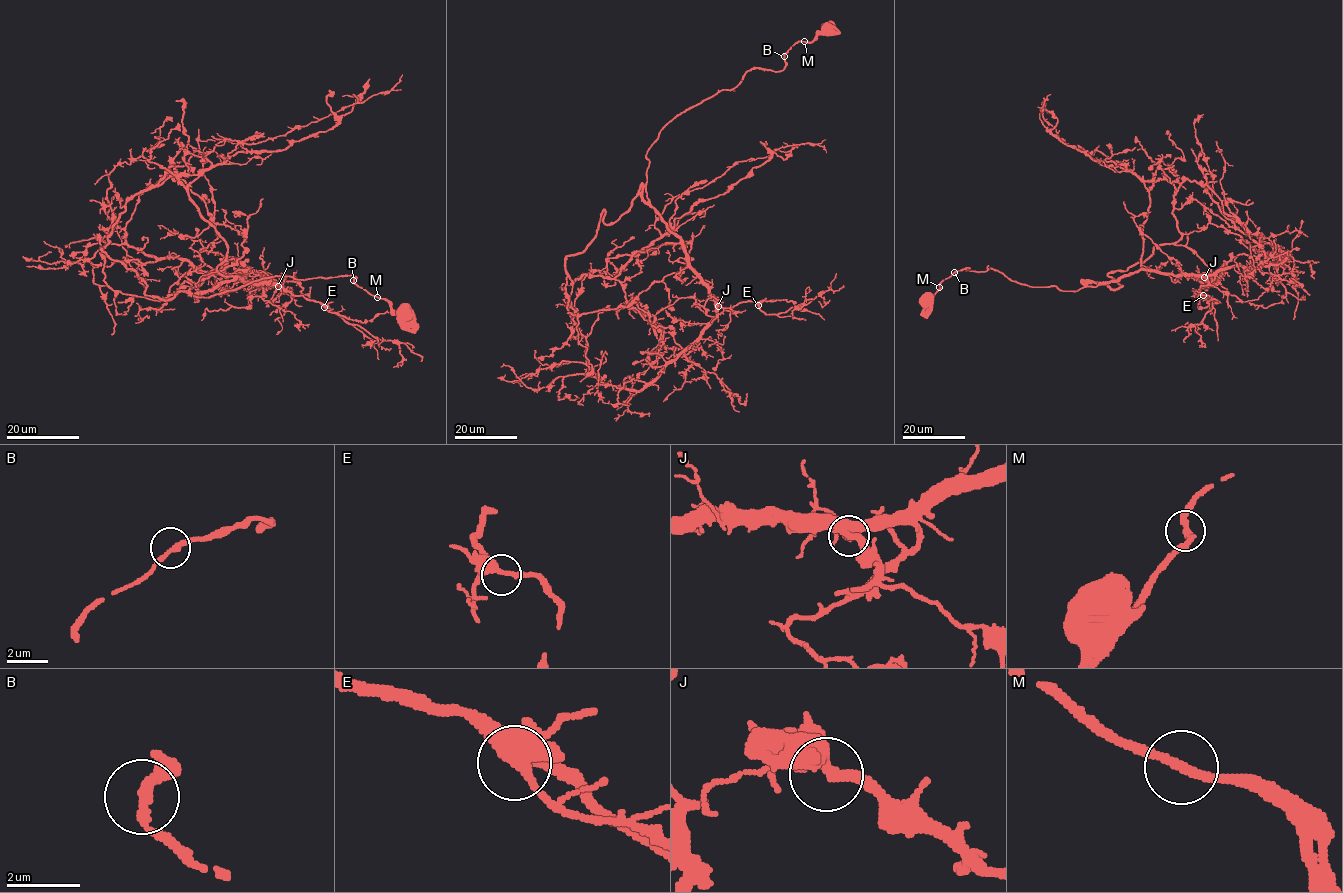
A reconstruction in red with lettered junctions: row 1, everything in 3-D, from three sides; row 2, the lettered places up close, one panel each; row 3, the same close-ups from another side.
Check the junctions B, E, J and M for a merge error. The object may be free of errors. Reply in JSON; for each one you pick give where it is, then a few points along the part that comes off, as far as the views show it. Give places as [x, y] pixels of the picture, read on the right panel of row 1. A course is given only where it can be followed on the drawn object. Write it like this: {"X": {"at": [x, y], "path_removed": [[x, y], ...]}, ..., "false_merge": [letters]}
{"false_merge": []}

